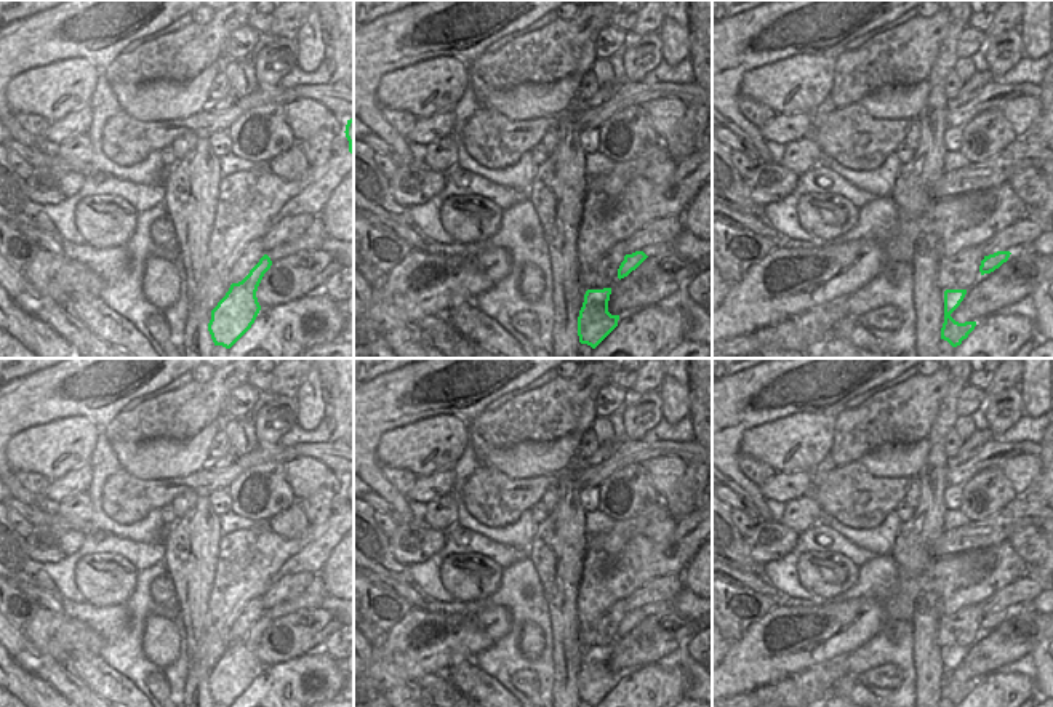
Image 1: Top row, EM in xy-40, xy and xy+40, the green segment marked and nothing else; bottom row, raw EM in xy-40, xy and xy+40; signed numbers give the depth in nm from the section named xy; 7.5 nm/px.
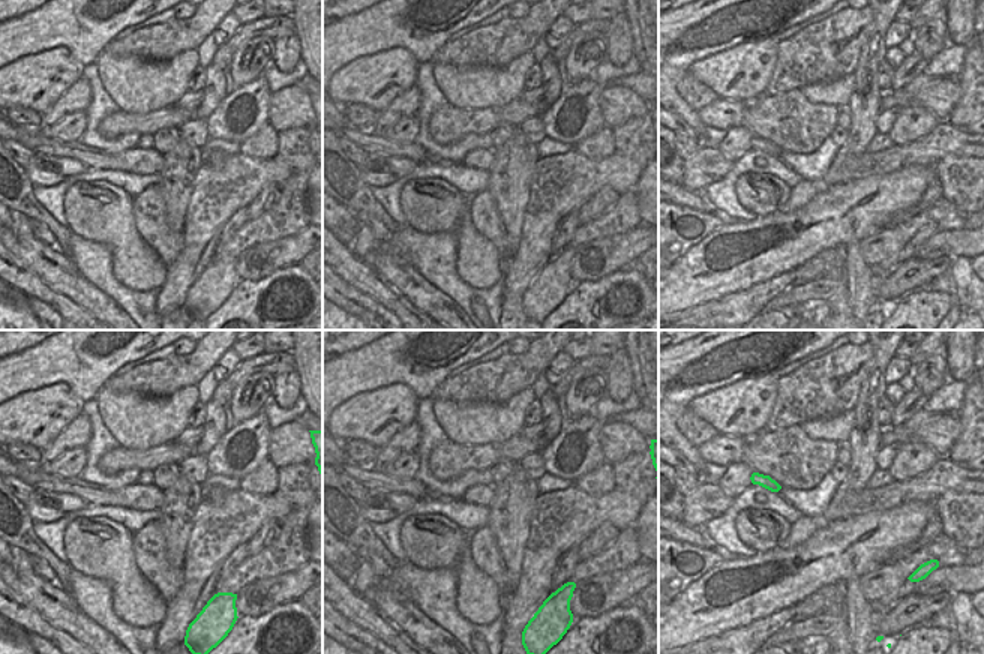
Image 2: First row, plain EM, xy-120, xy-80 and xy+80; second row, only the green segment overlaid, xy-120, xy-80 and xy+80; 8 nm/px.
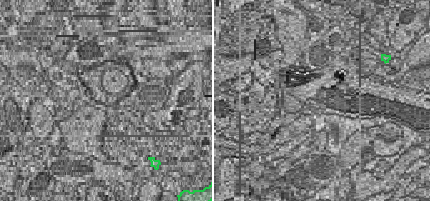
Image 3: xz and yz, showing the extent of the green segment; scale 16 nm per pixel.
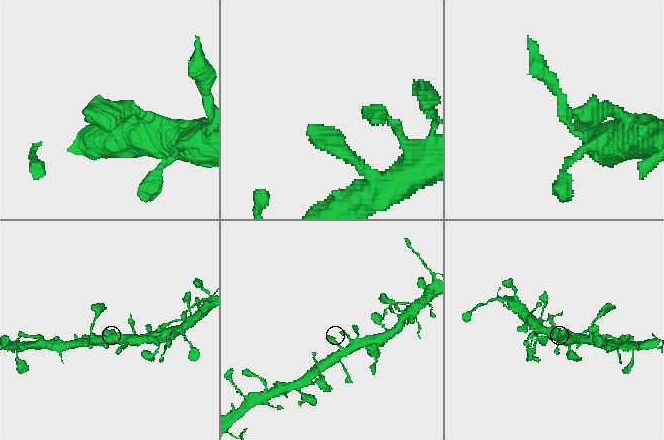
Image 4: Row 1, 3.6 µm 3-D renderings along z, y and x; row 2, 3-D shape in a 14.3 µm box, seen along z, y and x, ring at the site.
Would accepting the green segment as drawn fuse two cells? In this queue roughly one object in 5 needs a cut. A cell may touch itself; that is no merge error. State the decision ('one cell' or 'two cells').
one cell

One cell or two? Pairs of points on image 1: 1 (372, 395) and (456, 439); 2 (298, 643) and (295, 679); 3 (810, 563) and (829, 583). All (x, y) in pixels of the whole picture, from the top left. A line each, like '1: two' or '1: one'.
1: two
2: two
3: one

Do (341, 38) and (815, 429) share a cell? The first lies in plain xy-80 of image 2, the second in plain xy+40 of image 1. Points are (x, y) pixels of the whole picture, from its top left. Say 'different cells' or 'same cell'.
different cells

